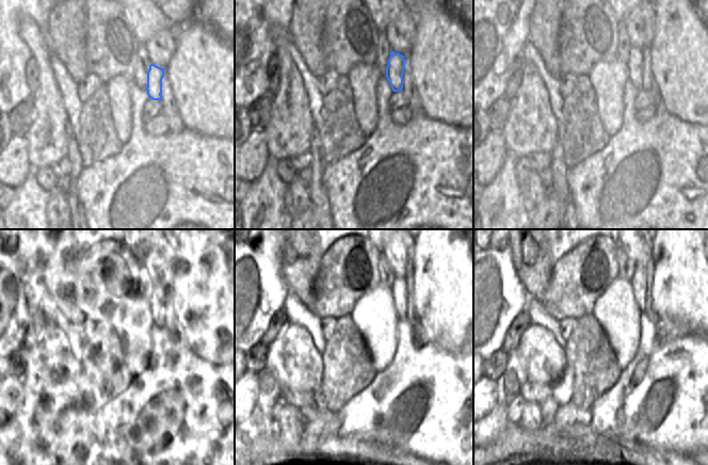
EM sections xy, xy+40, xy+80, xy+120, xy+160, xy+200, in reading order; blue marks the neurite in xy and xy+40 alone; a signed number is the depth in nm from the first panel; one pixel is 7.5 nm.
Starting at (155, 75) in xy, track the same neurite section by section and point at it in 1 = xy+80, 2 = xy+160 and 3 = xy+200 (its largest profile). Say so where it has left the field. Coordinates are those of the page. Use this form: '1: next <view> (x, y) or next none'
1: next xy+80 (636, 62)
2: next xy+160 (400, 285)
3: next xy+200 (639, 281)

